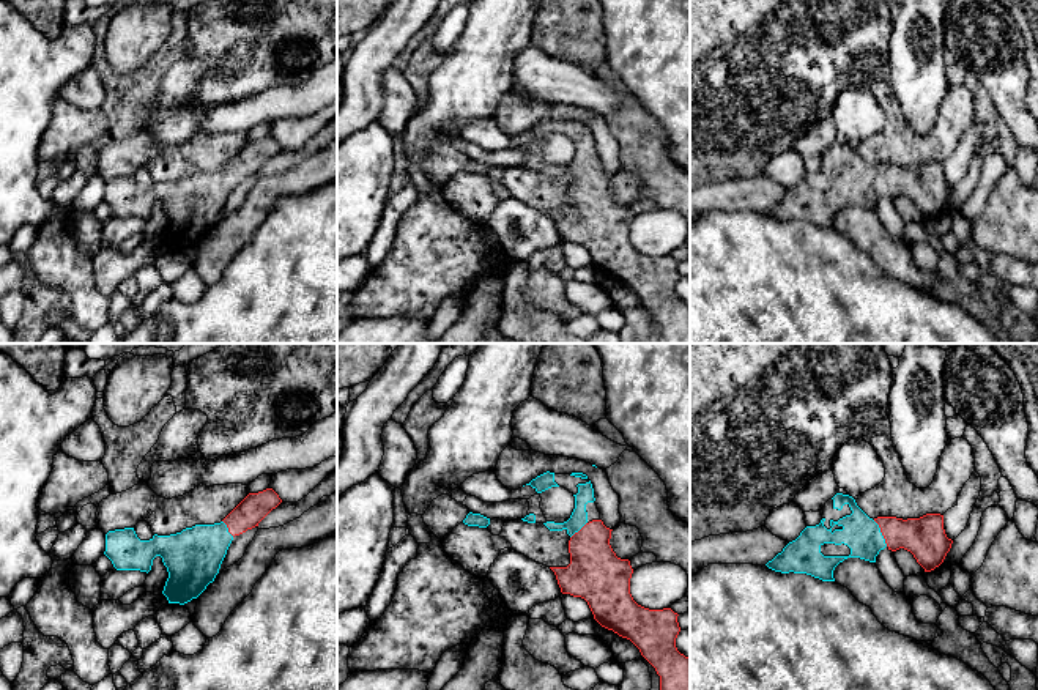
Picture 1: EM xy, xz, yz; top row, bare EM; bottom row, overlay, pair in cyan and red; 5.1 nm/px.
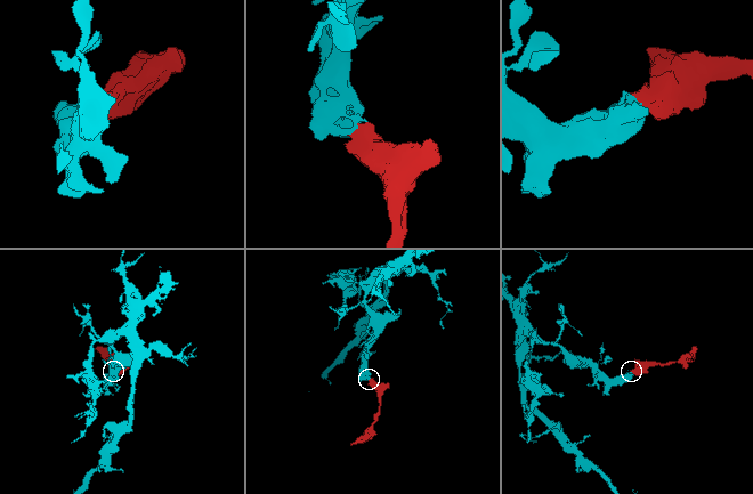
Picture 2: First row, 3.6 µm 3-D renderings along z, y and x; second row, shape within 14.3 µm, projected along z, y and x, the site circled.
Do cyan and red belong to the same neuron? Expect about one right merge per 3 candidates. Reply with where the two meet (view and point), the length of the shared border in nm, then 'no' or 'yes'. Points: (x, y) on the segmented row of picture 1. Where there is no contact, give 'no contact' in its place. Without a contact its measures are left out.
meets cyan in yz at (881, 533); contact 150 nm long; yes

